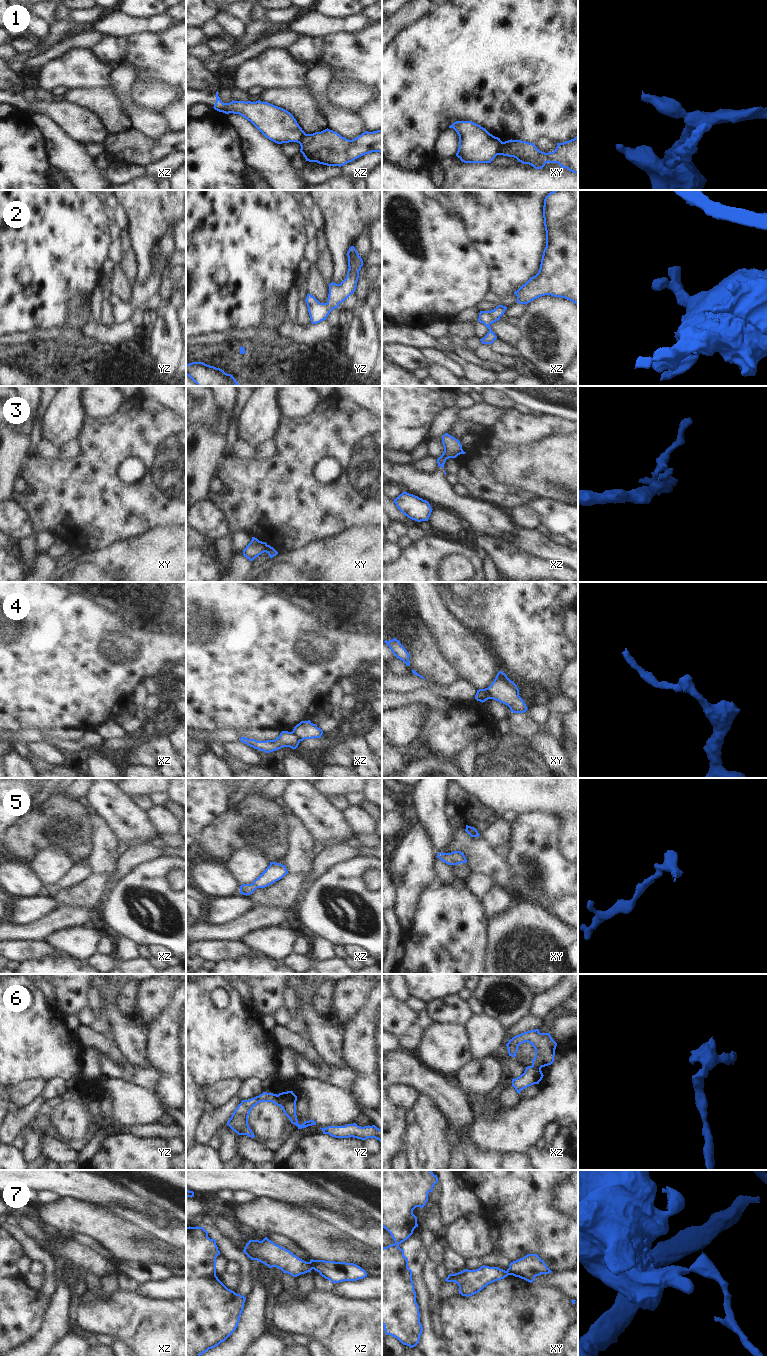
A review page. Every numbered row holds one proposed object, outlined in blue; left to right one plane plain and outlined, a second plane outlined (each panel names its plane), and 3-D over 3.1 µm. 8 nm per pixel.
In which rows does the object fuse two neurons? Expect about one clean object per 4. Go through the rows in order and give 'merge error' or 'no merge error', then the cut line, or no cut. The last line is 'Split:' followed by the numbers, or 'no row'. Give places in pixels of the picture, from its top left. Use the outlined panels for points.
1: merge error; cut xy (503, 142), (498, 154)
2: no merge error; cut none
3: merge error; cut xy (267, 545), (264, 551)
4: merge error; cut xy (485, 688), (492, 698)
5: no merge error; cut none
6: merge error; cut yz (277, 1095), (280, 1105)
7: merge error; cut xz (309, 1262), (312, 1268)
Split: 1, 3, 4, 6, 7

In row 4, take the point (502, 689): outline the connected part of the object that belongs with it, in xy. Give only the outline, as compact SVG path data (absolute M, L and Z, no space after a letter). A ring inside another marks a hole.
M502 671L497 673L496 678L486 690L493 700L507 705L513 713L524 713L528 709L519 696L517 685Z

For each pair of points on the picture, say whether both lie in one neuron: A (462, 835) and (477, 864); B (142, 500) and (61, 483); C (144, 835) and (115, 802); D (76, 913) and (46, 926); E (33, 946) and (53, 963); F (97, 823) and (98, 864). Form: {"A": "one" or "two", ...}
{"A": "one", "B": "one", "C": "one", "D": "one", "E": "two", "F": "one"}

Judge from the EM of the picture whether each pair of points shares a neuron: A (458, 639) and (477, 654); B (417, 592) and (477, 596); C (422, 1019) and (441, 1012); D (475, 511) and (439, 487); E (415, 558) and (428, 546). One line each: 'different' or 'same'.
A: same
B: different
C: different
D: same
E: same

